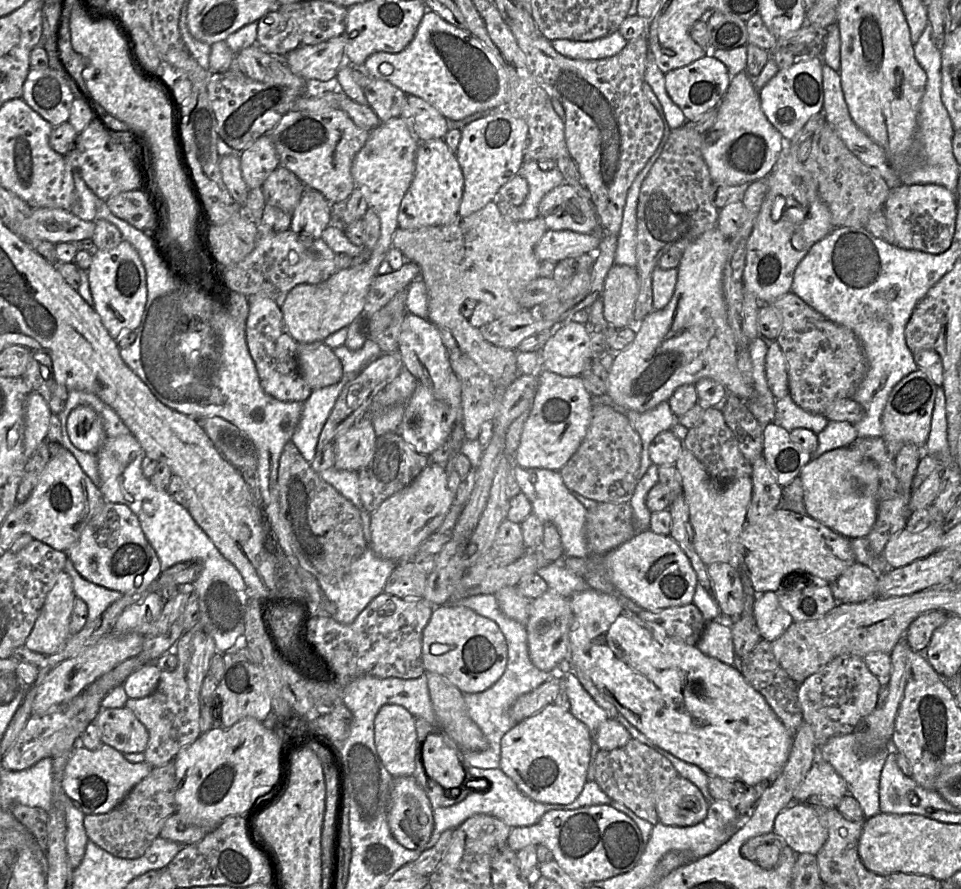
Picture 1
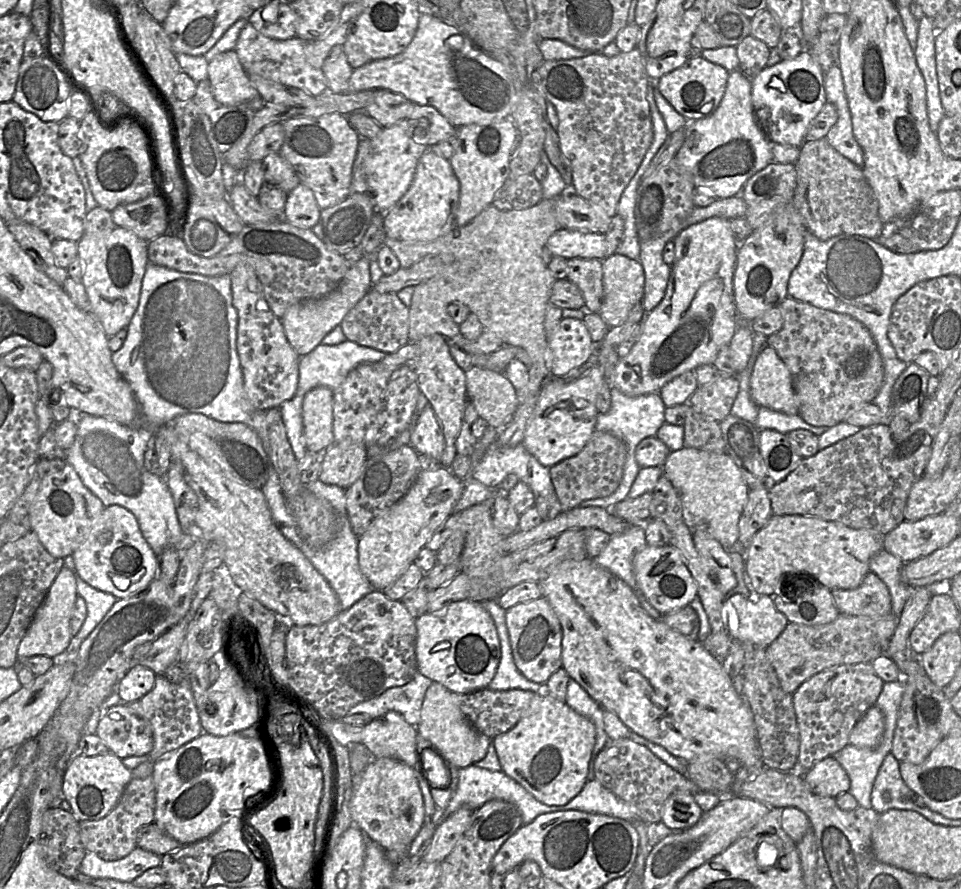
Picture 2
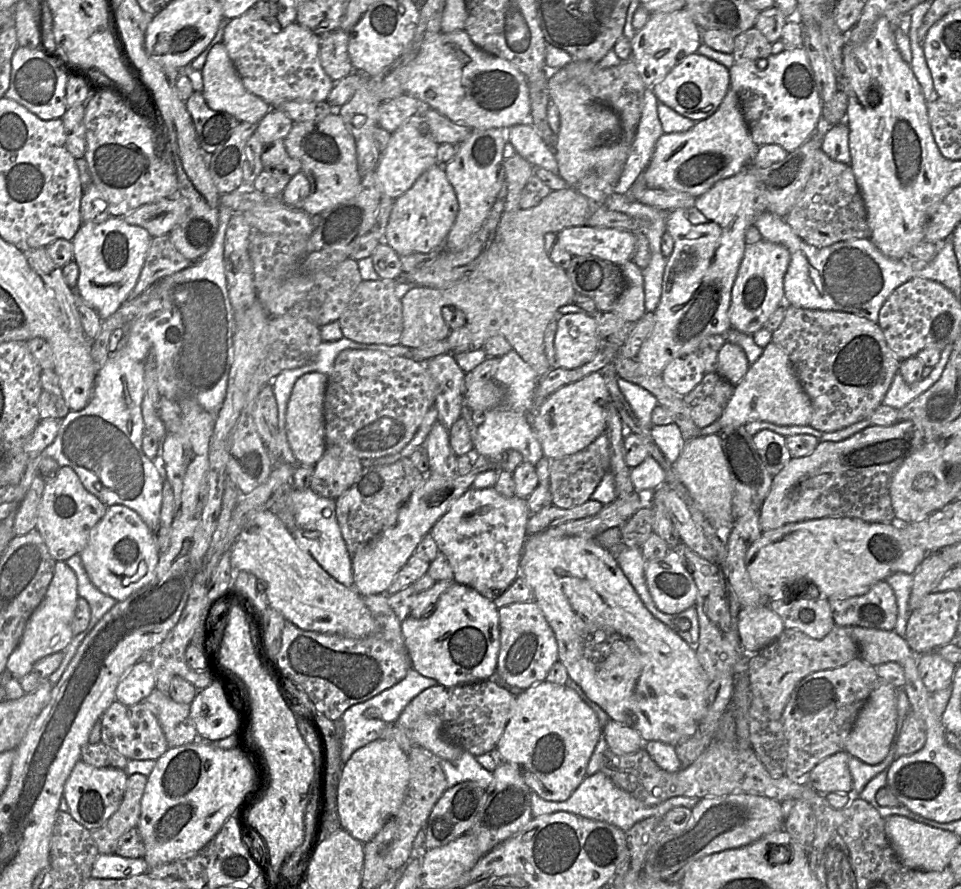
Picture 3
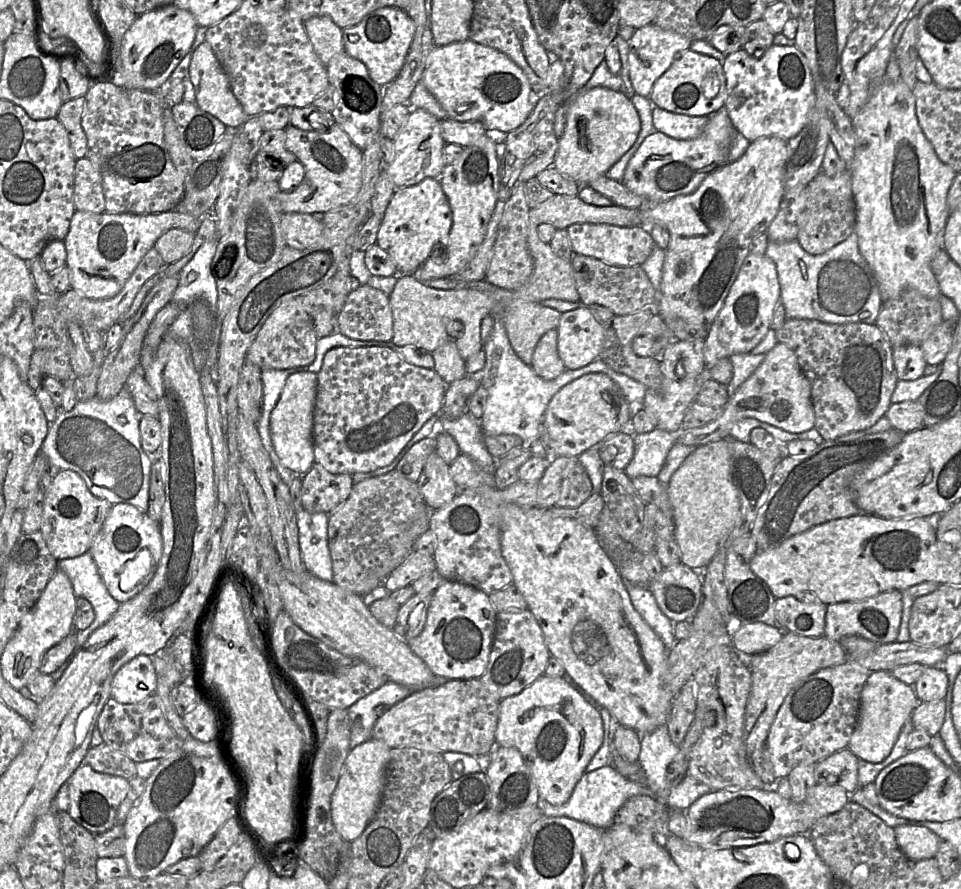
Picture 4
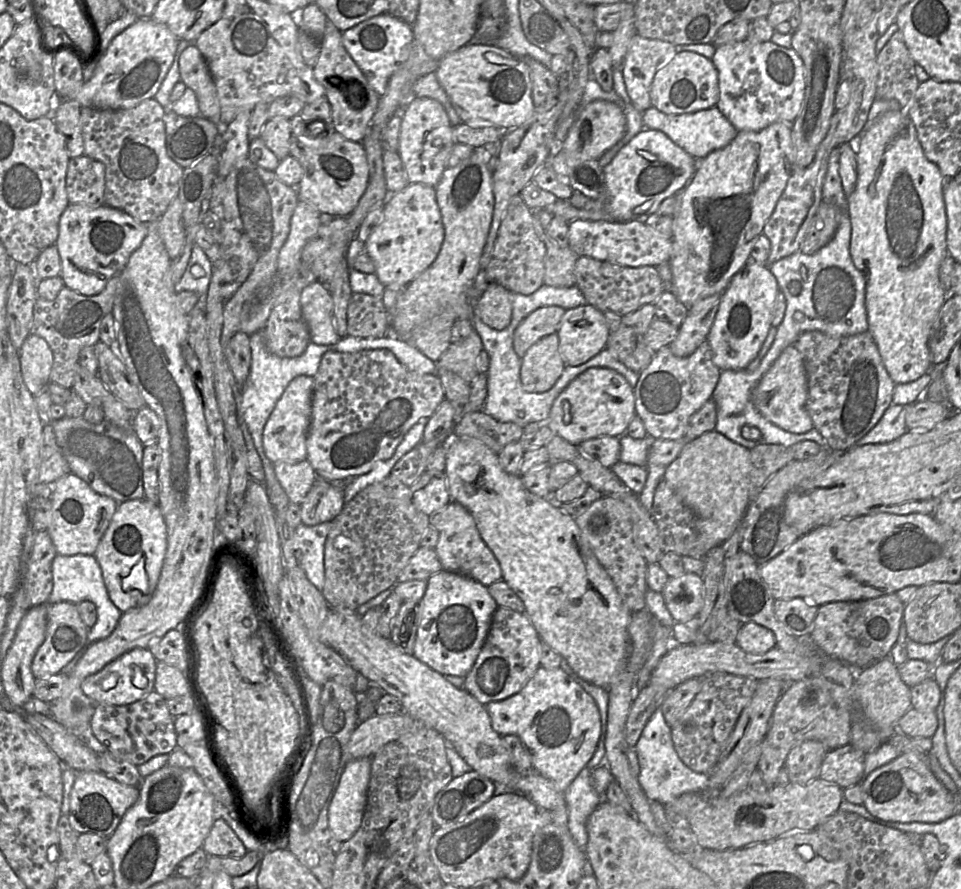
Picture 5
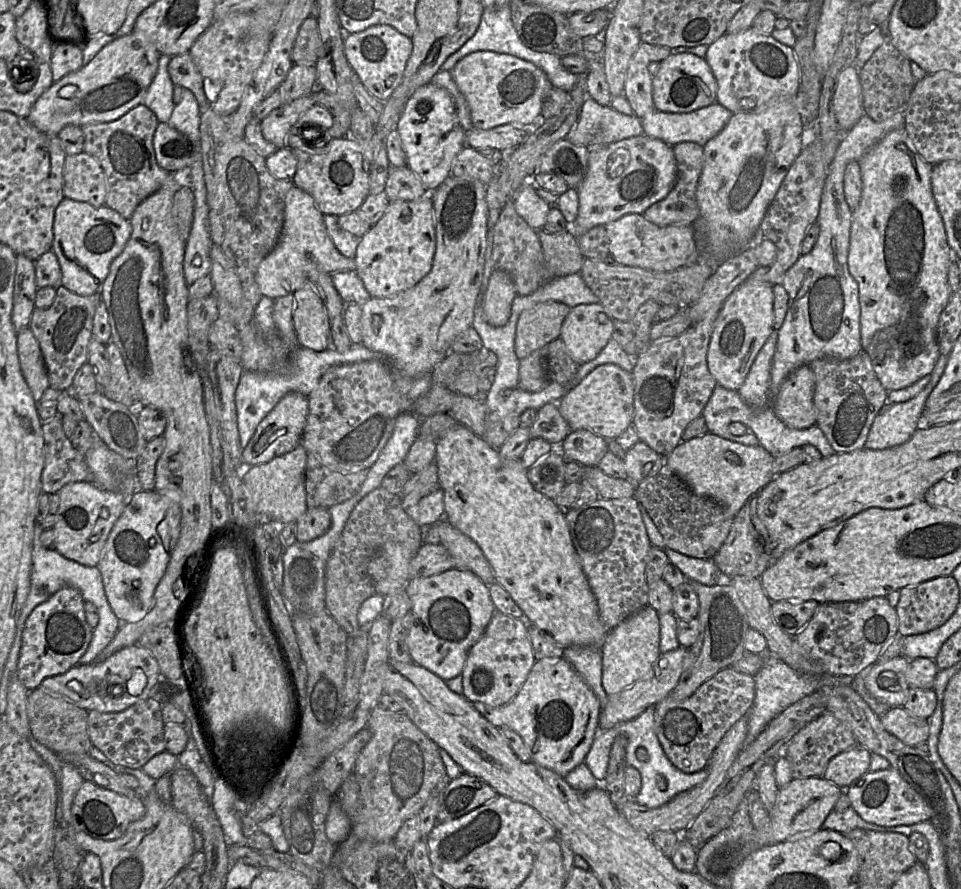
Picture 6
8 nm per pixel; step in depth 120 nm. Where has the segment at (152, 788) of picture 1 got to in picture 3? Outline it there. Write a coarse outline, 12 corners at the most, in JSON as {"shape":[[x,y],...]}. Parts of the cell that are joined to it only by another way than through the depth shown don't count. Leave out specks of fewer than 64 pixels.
{"shape":[[128,776],[117,811],[90,830],[100,854],[115,854],[137,827],[147,779]]}

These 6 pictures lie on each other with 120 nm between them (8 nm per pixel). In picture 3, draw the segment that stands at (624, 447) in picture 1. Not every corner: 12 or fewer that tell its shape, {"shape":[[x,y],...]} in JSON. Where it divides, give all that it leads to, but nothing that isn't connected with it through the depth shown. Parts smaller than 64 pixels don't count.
{"shape":[[594,442],[551,460],[552,505],[585,503],[607,471]]}

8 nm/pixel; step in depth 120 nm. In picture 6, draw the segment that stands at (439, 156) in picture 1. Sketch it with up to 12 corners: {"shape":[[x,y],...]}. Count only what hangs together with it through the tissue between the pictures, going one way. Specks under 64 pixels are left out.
{"shape":[[433,200],[389,203],[361,238],[355,272],[371,298],[431,270]]}

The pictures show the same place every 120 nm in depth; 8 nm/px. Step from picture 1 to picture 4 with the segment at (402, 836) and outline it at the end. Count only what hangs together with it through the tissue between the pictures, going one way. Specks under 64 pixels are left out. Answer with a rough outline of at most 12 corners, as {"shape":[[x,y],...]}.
{"shape":[[371,738],[351,749],[331,815],[347,842],[377,811],[390,749]]}

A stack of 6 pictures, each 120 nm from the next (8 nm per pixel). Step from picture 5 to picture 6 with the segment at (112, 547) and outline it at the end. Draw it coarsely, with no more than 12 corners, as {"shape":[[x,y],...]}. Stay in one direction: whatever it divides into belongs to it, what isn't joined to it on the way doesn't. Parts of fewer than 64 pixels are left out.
{"shape":[[132,496],[100,561],[117,618],[150,611],[180,534],[179,504]]}

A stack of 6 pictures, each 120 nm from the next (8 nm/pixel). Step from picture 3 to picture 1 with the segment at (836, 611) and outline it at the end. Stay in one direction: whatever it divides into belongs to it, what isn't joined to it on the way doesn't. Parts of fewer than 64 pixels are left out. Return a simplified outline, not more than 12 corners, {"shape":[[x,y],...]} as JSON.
{"shape":[[855,561],[829,586],[838,603],[876,597],[878,575]]}

